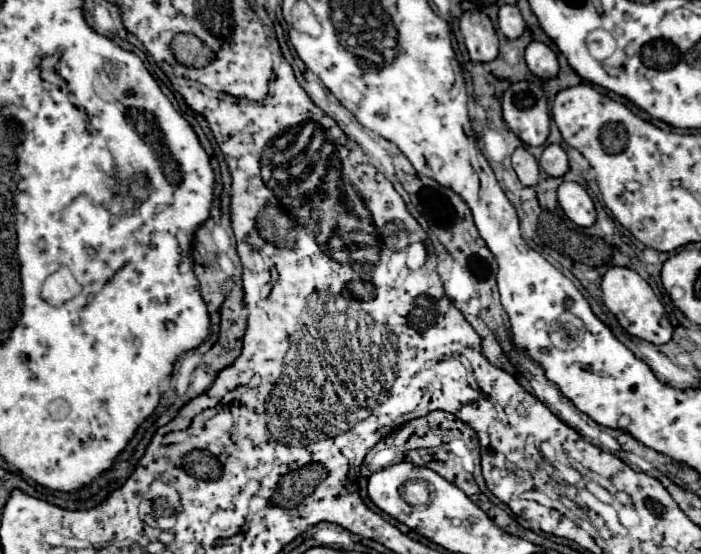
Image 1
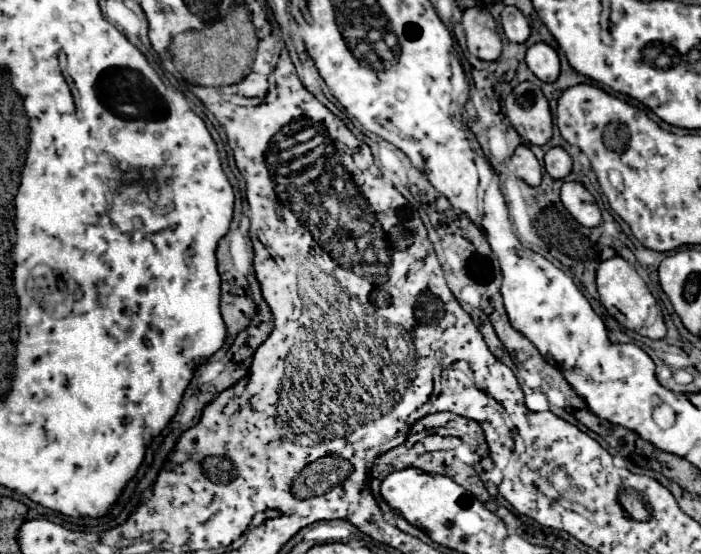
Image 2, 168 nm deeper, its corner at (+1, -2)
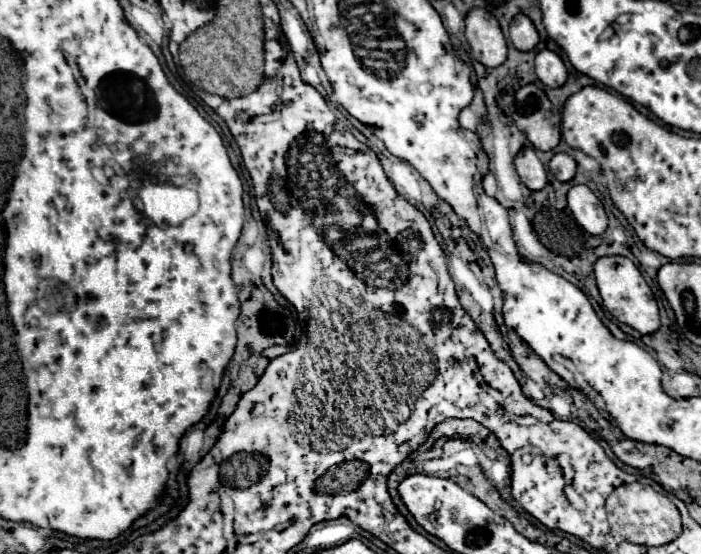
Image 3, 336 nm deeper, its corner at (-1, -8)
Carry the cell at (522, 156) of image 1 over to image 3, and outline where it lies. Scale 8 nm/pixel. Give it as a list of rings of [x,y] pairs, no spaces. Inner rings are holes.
[[[533,148],[519,150],[519,154],[515,156],[515,168],[517,168],[517,174],[519,174],[521,182],[529,190],[541,190],[545,186],[547,174],[545,174],[545,168],[543,168],[543,164],[537,158]]]

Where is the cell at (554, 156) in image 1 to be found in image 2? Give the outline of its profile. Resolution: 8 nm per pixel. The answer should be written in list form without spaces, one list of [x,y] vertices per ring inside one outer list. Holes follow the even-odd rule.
[[[551,148],[545,154],[545,170],[551,178],[565,178],[571,172],[571,156],[563,148]]]

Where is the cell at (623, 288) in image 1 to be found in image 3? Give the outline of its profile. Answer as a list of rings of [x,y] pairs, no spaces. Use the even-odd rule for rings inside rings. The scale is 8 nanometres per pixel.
[[[603,256],[593,266],[597,288],[603,298],[603,306],[619,320],[629,324],[641,334],[653,334],[659,328],[659,308],[651,288],[641,276],[639,268],[625,256]]]

